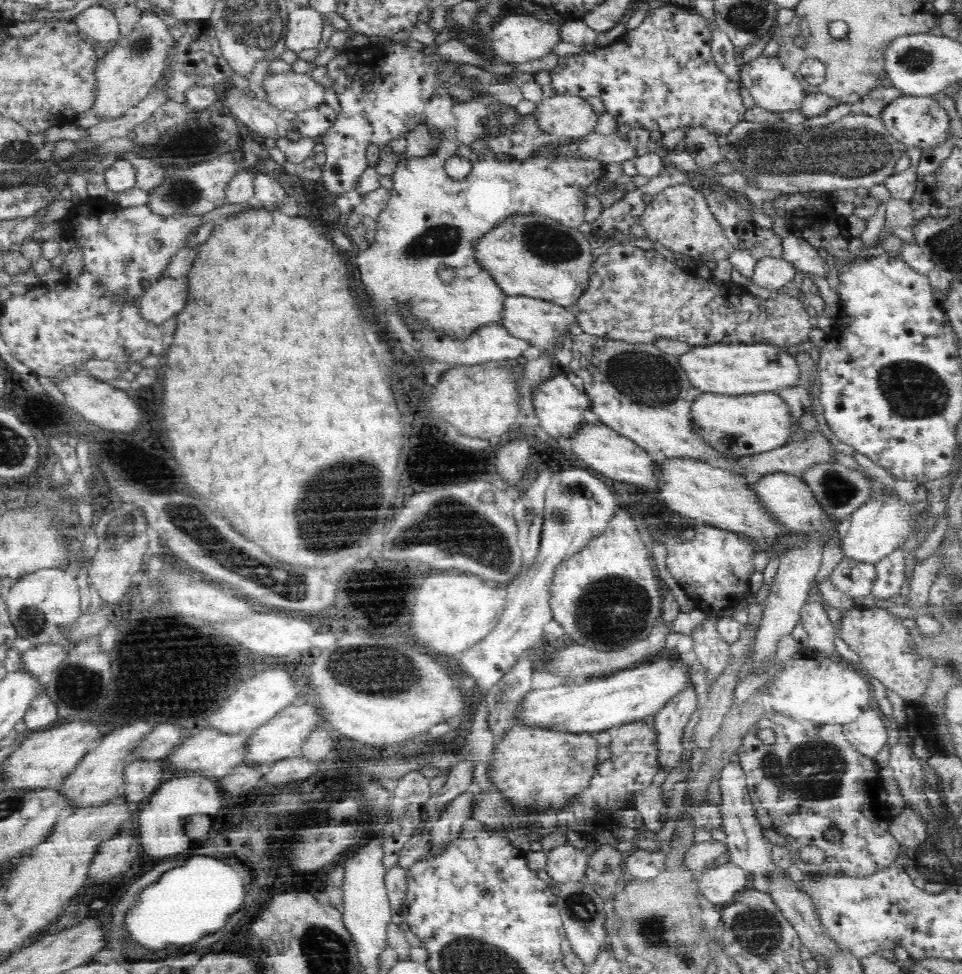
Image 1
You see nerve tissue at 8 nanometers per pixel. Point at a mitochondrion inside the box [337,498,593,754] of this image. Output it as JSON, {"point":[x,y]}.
{"point":[463,531]}

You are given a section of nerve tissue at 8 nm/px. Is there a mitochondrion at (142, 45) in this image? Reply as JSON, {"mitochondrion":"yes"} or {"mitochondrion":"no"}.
{"mitochondrion":"yes"}

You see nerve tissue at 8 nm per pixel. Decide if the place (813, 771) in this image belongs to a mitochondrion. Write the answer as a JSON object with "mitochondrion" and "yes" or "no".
{"mitochondrion":"yes"}

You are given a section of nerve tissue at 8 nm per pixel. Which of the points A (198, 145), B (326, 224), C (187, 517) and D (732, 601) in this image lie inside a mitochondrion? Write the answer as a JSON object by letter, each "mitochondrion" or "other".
{"A":"other","B":"other","C":"mitochondrion","D":"other"}

